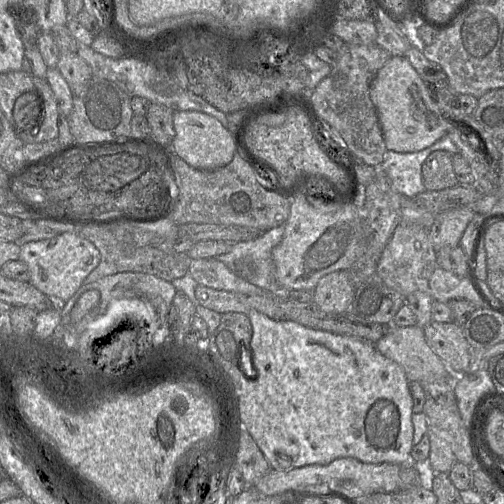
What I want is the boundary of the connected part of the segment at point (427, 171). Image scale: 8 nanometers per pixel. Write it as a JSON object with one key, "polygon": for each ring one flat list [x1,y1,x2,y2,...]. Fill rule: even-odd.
{"polygon":[[435,151,422,165,423,184,428,191,439,191,459,185,453,169,453,154]]}

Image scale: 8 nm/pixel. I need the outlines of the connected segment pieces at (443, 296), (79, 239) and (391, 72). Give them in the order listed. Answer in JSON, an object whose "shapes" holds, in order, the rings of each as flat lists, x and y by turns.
{"shapes":[[[439,266,429,279,429,292,436,302,449,303,455,299,466,299,473,302,477,308,489,309,466,277,456,276]],[[64,232,49,239,31,241,21,245,19,260,24,262,30,271,29,283,49,297,57,297,63,301,70,299,83,285,85,278,100,263,100,252,89,240,76,232]],[[392,56,376,73,370,84,370,98,378,115,387,150,398,153,421,151,432,146,449,130,449,120,406,56]]]}

